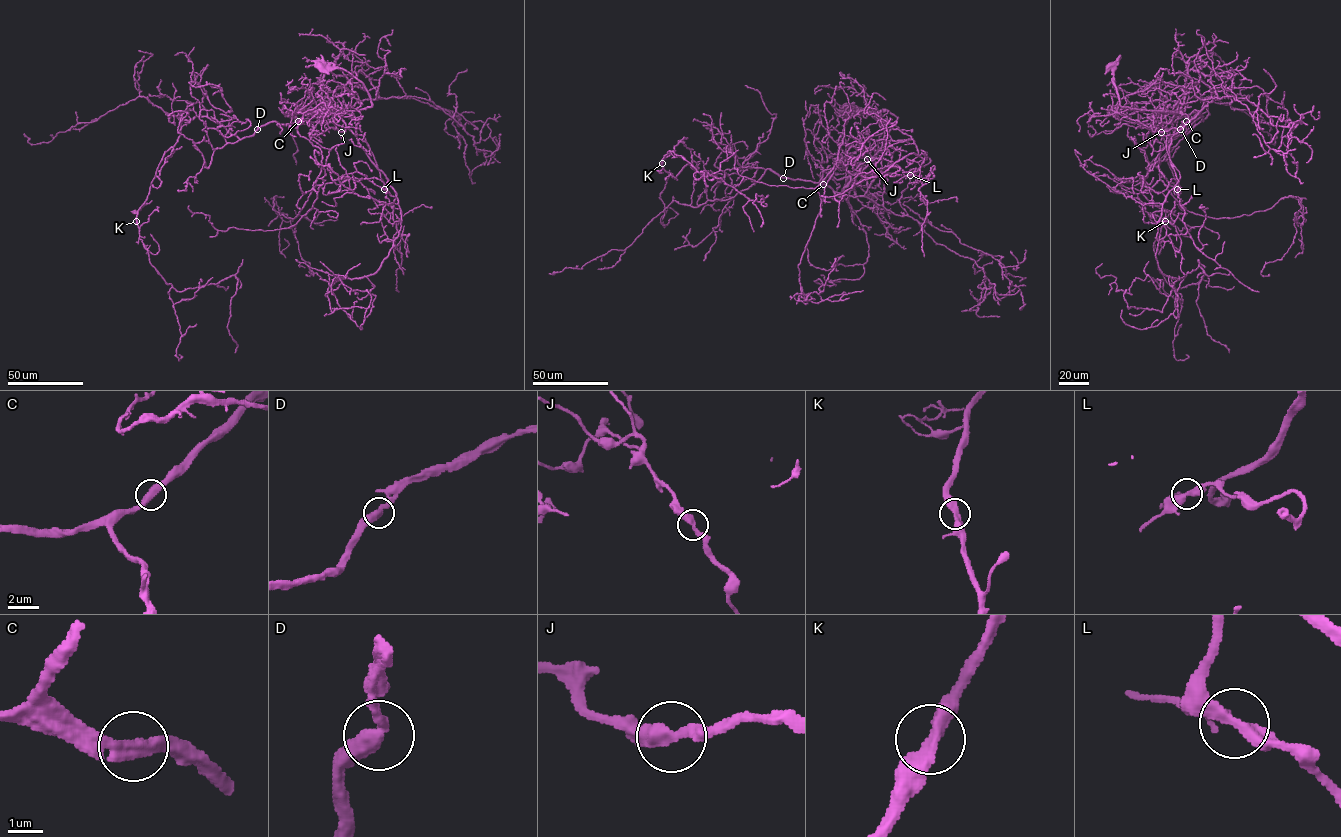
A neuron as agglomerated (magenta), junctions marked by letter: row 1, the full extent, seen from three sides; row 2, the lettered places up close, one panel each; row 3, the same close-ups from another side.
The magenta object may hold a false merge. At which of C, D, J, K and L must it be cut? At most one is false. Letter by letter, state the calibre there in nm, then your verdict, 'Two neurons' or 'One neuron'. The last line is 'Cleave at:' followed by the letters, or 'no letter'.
C: Thickness 440 nm. One neuron
D: Thickness 400 nm. One neuron
J: Thickness 400 nm. One neuron
K: Thickness 400 nm. One neuron
L: Thickness 380 nm. One neuron
Cleave at: no letter

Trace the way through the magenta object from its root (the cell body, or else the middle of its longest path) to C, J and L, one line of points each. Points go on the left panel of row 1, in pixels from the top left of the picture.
C: (320, 65), (349, 72), (363, 84), (371, 106), (326, 112), (321, 121), (317, 115), (307, 112), (298, 121)
J: (320, 65), (349, 72), (370, 98), (371, 106), (321, 121), (310, 111), (338, 113), (350, 129), (341, 132)
L: (320, 65), (349, 72), (371, 106), (326, 112), (321, 121), (310, 111), (338, 113), (363, 136), (384, 189)

